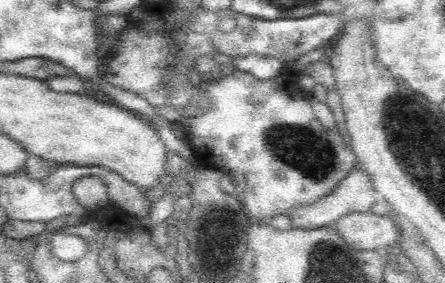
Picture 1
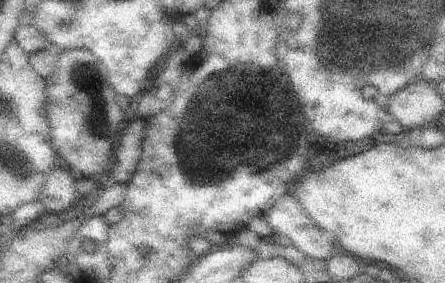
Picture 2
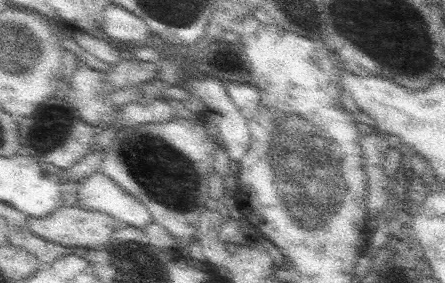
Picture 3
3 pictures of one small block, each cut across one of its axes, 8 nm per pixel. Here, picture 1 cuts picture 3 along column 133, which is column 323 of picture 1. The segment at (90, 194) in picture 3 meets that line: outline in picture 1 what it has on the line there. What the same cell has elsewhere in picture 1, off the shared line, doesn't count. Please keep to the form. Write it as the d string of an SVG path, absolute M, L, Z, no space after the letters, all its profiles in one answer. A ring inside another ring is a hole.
M354 168L352 174L348 174L330 194L322 196L320 200L312 202L312 204L304 204L304 206L296 206L288 212L294 228L304 228L304 230L316 230L316 228L324 228L324 226L332 226L334 222L338 222L338 218L344 218L346 214L354 214L354 212L370 212L376 204L378 196L374 194L374 186L372 186L372 178L360 170Z

